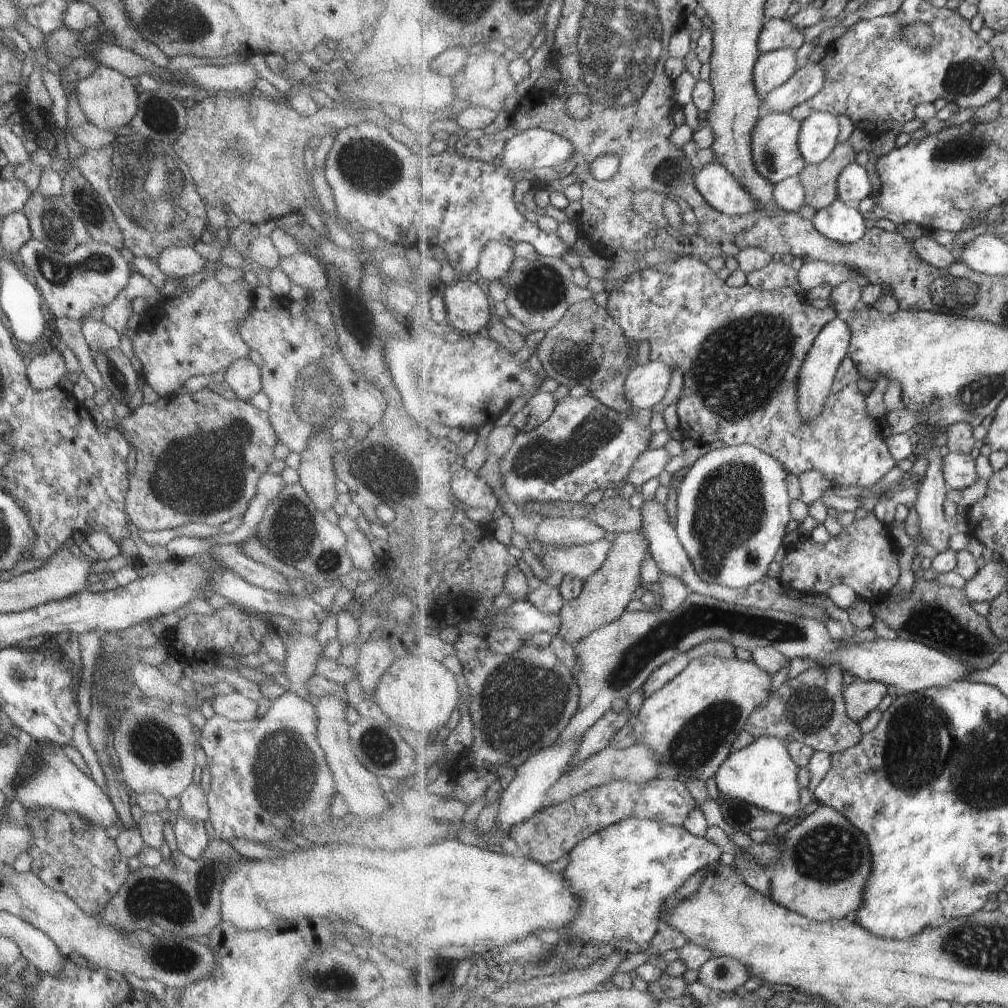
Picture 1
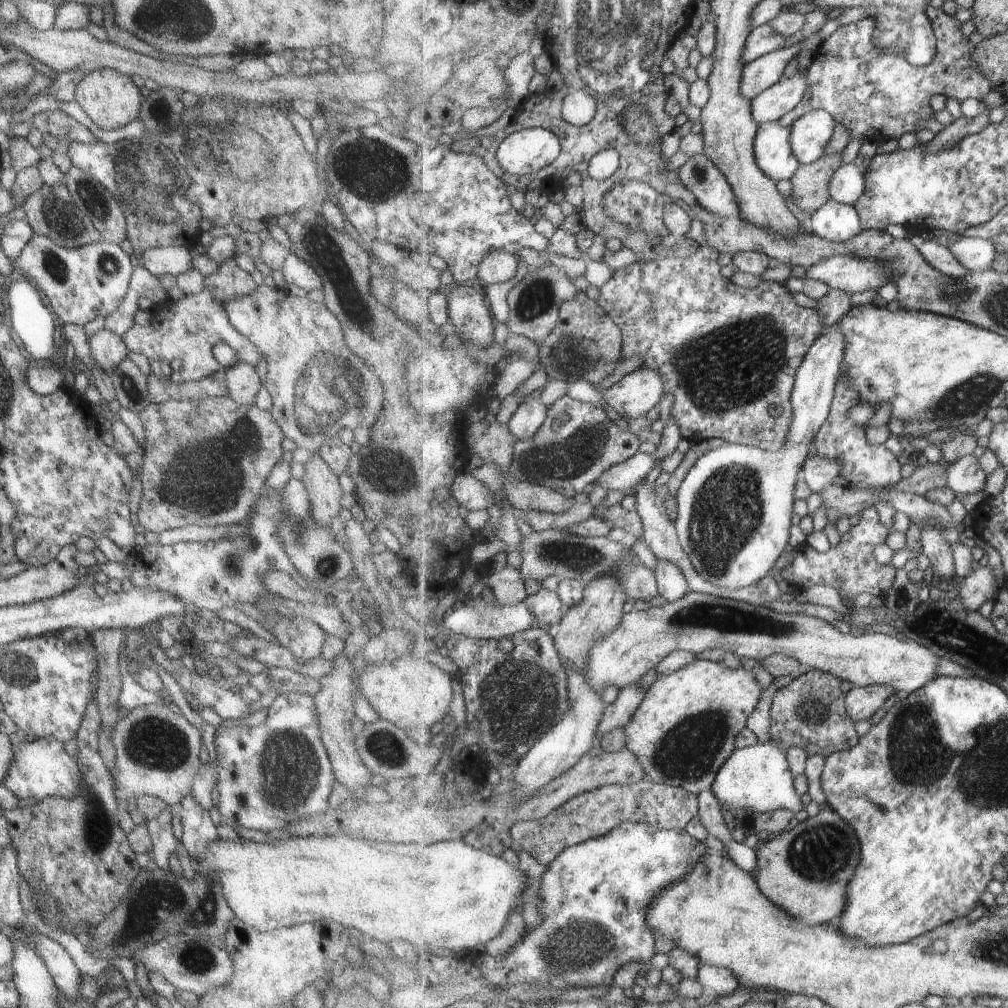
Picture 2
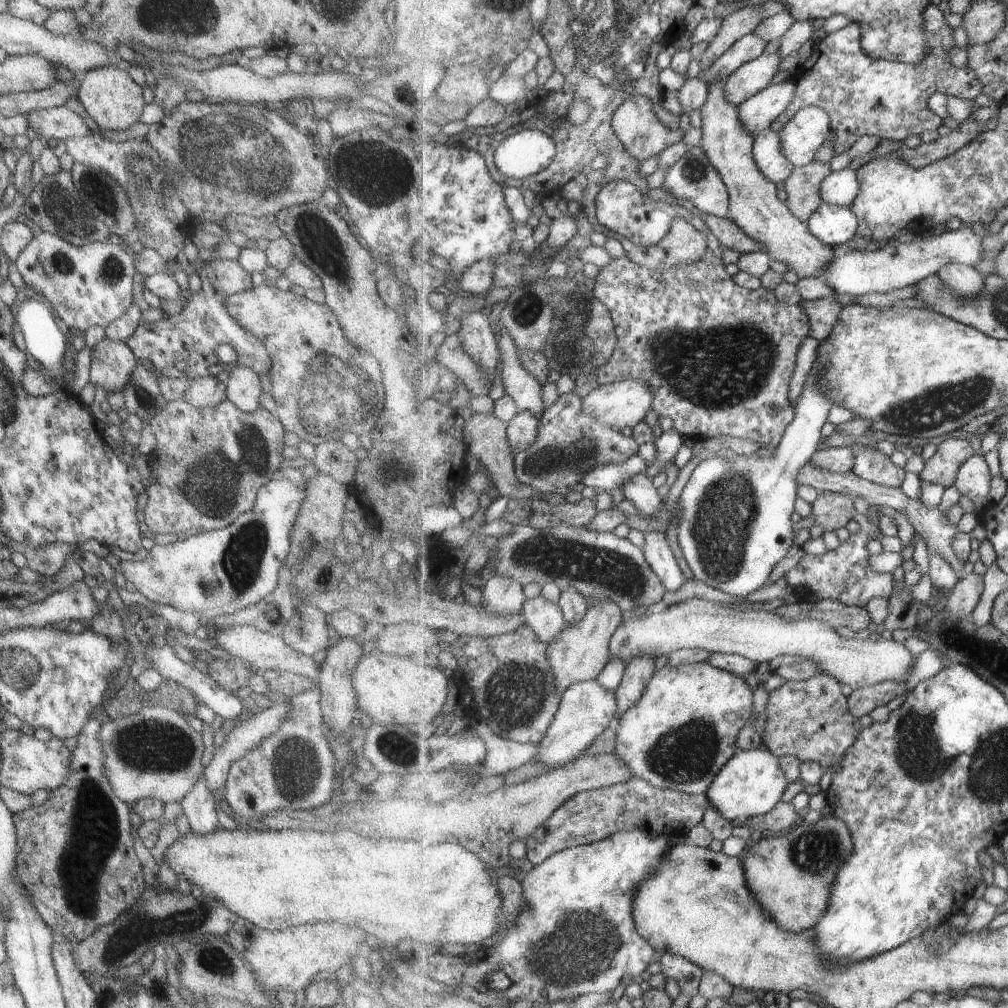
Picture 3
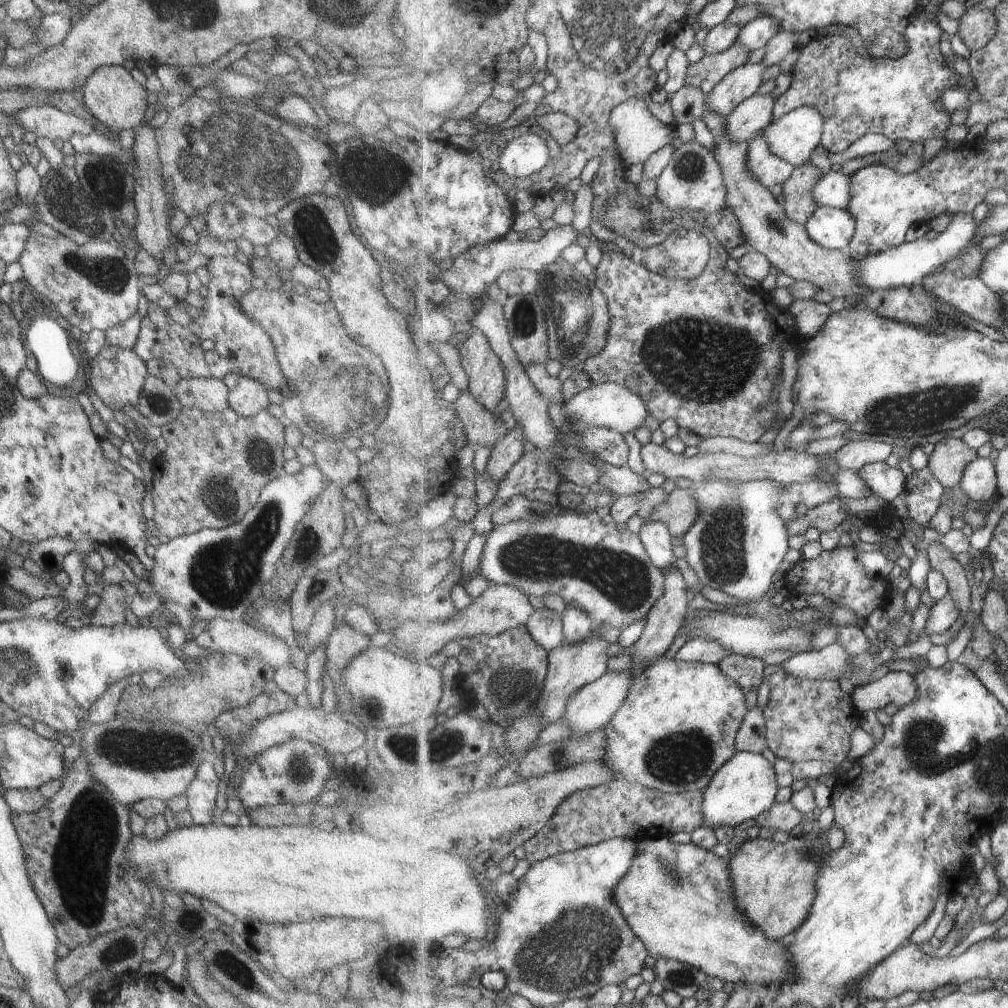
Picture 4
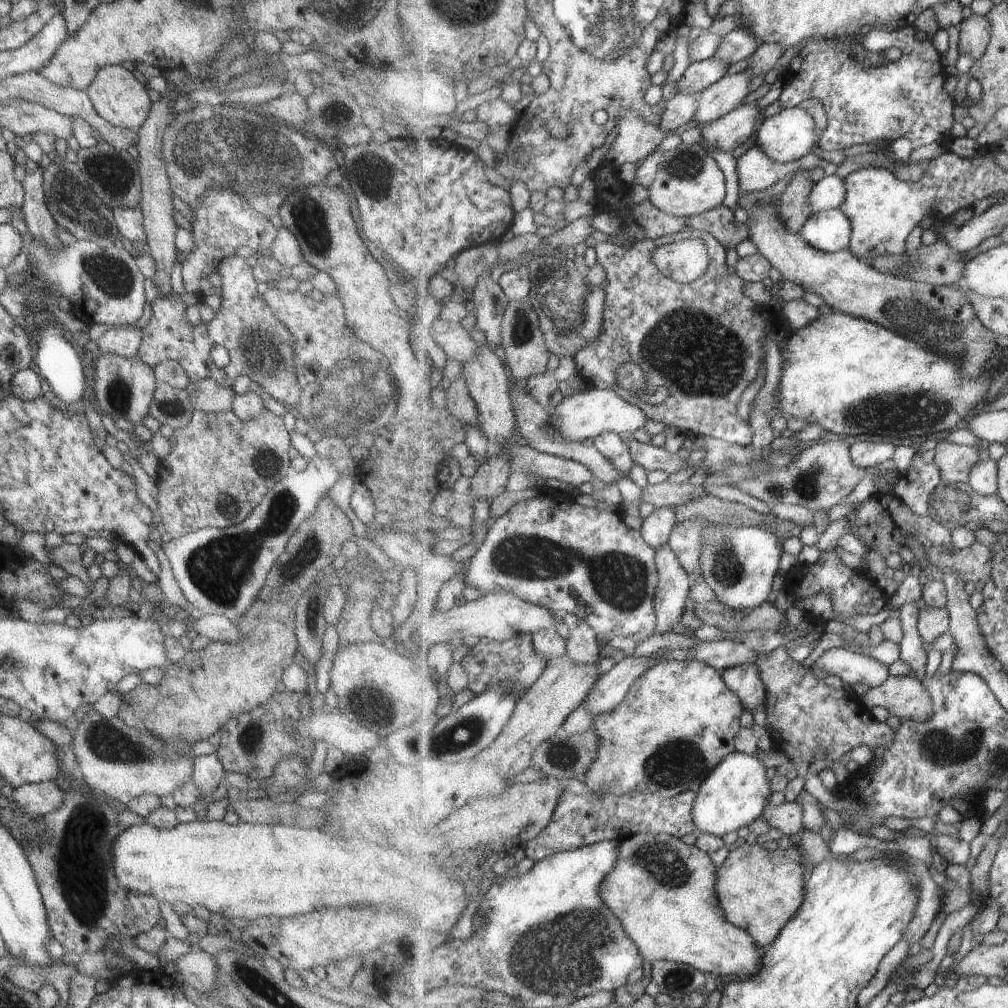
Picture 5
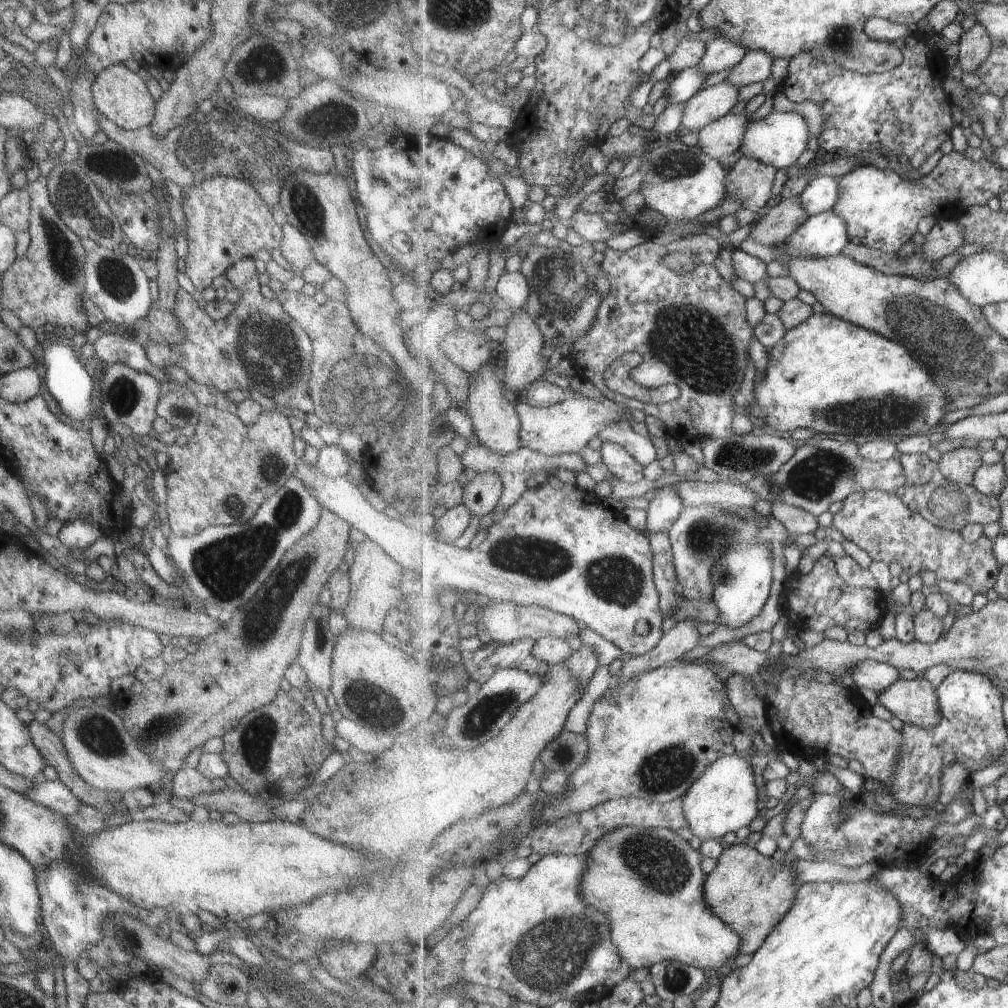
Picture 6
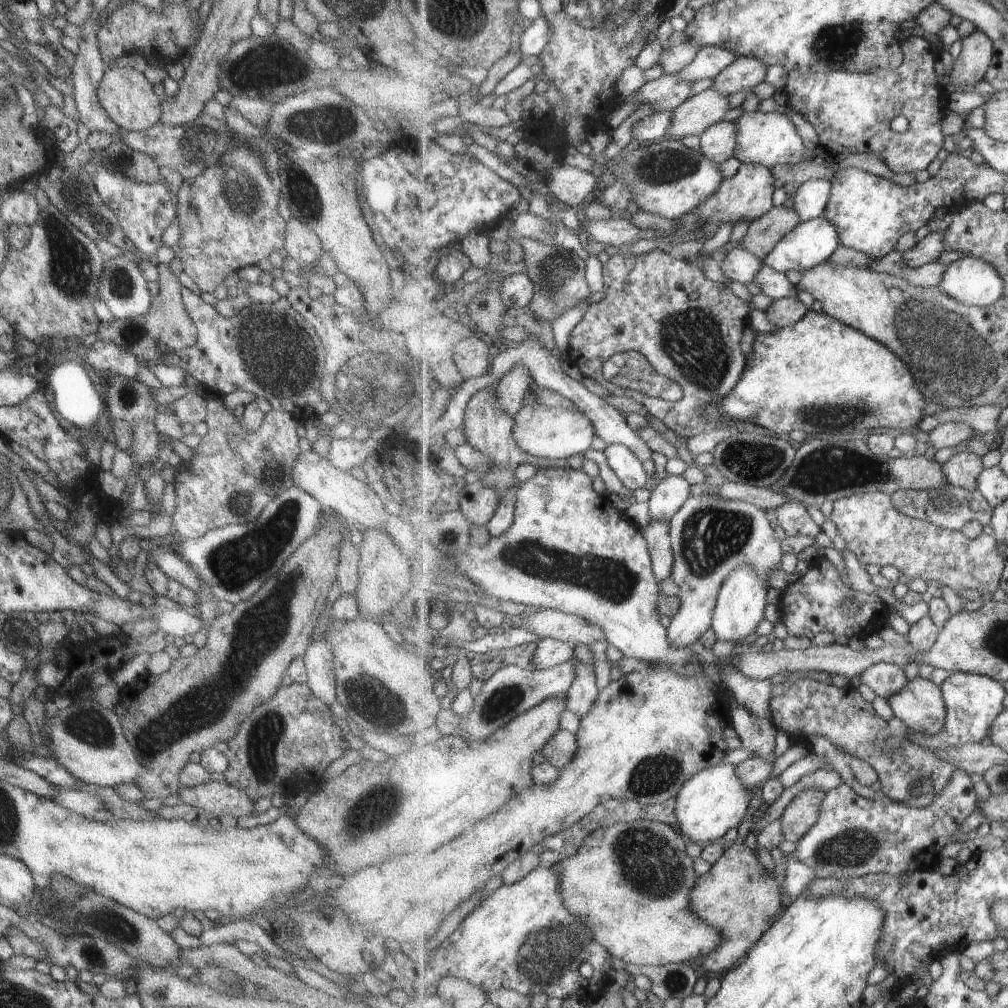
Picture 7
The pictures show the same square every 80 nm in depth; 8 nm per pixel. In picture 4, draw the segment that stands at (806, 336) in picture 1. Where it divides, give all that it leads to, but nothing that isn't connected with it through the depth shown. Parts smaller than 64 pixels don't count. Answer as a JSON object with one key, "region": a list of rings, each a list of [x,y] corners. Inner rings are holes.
{"region":[[[707,230],[705,236],[709,239],[712,246],[711,262],[707,265],[705,272],[693,280],[670,279],[662,274],[657,274],[655,271],[649,270],[647,266],[632,259],[621,250],[618,252],[607,250],[607,243],[599,240],[604,253],[602,261],[598,264],[596,269],[597,279],[595,284],[599,285],[601,290],[604,290],[608,298],[612,324],[608,332],[608,343],[606,347],[601,353],[586,358],[582,378],[586,384],[590,385],[613,383],[633,389],[647,403],[648,413],[659,422],[665,422],[667,418],[673,418],[673,420],[676,420],[676,424],[680,429],[700,434],[703,438],[711,438],[713,436],[715,436],[715,438],[717,438],[717,436],[727,438],[728,436],[729,438],[737,438],[737,440],[743,442],[755,442],[761,438],[761,434],[767,432],[767,428],[771,424],[775,424],[777,420],[781,419],[773,418],[766,426],[761,426],[755,414],[757,414],[759,408],[769,400],[769,396],[771,396],[771,392],[773,392],[773,375],[775,374],[775,370],[779,368],[781,362],[783,362],[783,354],[781,354],[783,342],[787,342],[788,340],[797,343],[800,340],[798,326],[796,325],[795,319],[788,311],[788,308],[783,309],[778,307],[773,303],[769,294],[750,289],[741,280],[739,272],[733,273],[729,271],[729,268],[727,268],[727,258],[730,257],[730,251],[726,249],[726,246],[723,246],[722,242],[719,242],[719,239],[715,236],[713,231]],[[884,461],[865,465],[859,476],[871,487],[872,493],[887,504],[906,489],[908,479],[900,469],[892,468]]]}

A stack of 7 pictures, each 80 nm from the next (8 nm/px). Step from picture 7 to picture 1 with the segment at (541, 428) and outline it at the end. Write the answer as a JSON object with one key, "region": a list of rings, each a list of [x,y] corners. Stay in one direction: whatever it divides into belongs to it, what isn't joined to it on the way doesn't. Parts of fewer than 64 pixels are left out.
{"region":[[[649,360],[629,371],[624,384],[626,400],[636,411],[657,406],[671,384],[673,367],[659,361]]]}

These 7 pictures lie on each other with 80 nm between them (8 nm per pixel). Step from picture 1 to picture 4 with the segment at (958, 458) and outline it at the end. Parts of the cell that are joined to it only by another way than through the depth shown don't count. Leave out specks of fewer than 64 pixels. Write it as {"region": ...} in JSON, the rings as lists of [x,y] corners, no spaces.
{"region":[[[977,457],[964,472],[964,478],[959,487],[963,487],[966,493],[976,501],[989,500],[995,492],[998,492],[998,482],[996,473],[996,463],[989,460],[988,457]]]}

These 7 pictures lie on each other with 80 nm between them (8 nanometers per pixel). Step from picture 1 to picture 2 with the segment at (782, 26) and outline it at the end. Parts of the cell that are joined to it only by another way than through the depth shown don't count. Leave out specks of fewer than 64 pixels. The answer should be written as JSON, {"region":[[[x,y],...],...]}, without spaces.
{"region":[[[769,23],[761,25],[760,27],[755,27],[747,37],[742,62],[753,62],[764,54],[781,49],[783,42],[785,42],[783,39],[784,36],[777,34]]]}

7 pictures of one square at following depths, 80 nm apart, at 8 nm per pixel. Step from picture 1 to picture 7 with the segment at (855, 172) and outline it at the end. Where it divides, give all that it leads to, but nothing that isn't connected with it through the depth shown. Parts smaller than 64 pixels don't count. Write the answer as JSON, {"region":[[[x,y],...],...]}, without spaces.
{"region":[[[831,178],[813,179],[801,185],[794,194],[794,208],[804,222],[824,216],[833,198]]]}

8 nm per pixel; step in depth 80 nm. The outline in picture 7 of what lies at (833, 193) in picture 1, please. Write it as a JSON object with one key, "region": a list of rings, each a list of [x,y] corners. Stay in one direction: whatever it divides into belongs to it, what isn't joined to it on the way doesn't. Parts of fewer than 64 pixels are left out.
{"region":[[[775,206],[774,210],[749,225],[747,234],[741,241],[741,247],[747,248],[751,254],[764,260],[789,232],[803,222],[794,206]]]}

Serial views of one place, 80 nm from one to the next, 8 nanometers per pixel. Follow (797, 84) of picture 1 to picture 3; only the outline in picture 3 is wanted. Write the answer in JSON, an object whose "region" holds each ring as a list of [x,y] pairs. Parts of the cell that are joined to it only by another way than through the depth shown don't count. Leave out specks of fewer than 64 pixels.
{"region":[[[795,78],[769,85],[740,105],[742,124],[754,138],[772,128],[773,121],[788,107],[796,91]]]}

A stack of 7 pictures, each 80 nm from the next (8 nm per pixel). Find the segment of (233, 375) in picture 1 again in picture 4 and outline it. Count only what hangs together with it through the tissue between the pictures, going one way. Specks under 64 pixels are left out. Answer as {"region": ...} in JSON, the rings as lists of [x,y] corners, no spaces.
{"region":[[[239,376],[234,388],[228,390],[229,408],[242,417],[250,417],[267,409],[269,402],[267,401],[266,388],[255,379]]]}

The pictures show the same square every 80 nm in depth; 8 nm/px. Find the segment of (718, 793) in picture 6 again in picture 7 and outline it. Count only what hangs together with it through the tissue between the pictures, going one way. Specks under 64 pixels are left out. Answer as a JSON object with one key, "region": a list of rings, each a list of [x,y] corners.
{"region":[[[723,761],[703,768],[683,786],[677,796],[677,818],[683,834],[687,834],[691,842],[704,846],[719,842],[731,828],[739,827],[749,813],[750,800],[751,792],[743,778],[739,778],[739,766]]]}

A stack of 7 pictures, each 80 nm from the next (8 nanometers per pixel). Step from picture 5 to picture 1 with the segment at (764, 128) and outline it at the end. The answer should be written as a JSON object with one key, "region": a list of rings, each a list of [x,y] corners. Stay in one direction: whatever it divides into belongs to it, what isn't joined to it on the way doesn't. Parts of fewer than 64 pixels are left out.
{"region":[[[819,111],[804,119],[798,141],[806,163],[818,165],[827,160],[837,149],[837,136],[839,136],[837,115]]]}

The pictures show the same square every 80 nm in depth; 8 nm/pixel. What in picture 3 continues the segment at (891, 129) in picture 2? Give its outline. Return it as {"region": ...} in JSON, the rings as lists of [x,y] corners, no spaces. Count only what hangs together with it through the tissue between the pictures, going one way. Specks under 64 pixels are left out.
{"region":[[[929,5],[921,17],[923,17],[922,30],[926,35],[926,40],[930,43],[930,53],[918,64],[887,61],[868,55],[862,45],[862,26],[857,23],[849,23],[846,27],[833,31],[820,41],[814,42],[811,46],[811,54],[800,64],[794,76],[796,91],[793,100],[773,121],[772,129],[778,132],[783,130],[801,109],[811,105],[823,107],[830,114],[831,132],[828,139],[833,141],[836,154],[847,152],[857,142],[857,139],[865,134],[873,134],[903,143],[903,140],[911,134],[927,134],[927,130],[939,130],[939,126],[943,126],[943,118],[939,118],[939,114],[931,110],[931,96],[935,92],[975,100],[979,94],[983,94],[984,86],[971,67],[954,68],[949,62],[947,50],[955,46],[955,40],[953,40],[955,32],[947,24],[945,13],[941,12],[936,5]]]}

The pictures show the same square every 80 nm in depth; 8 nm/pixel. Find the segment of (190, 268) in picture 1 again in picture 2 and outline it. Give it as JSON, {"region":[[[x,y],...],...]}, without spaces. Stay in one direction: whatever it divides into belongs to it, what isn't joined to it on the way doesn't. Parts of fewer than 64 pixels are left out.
{"region":[[[151,247],[137,254],[141,267],[152,275],[171,274],[177,276],[191,266],[188,247]]]}

